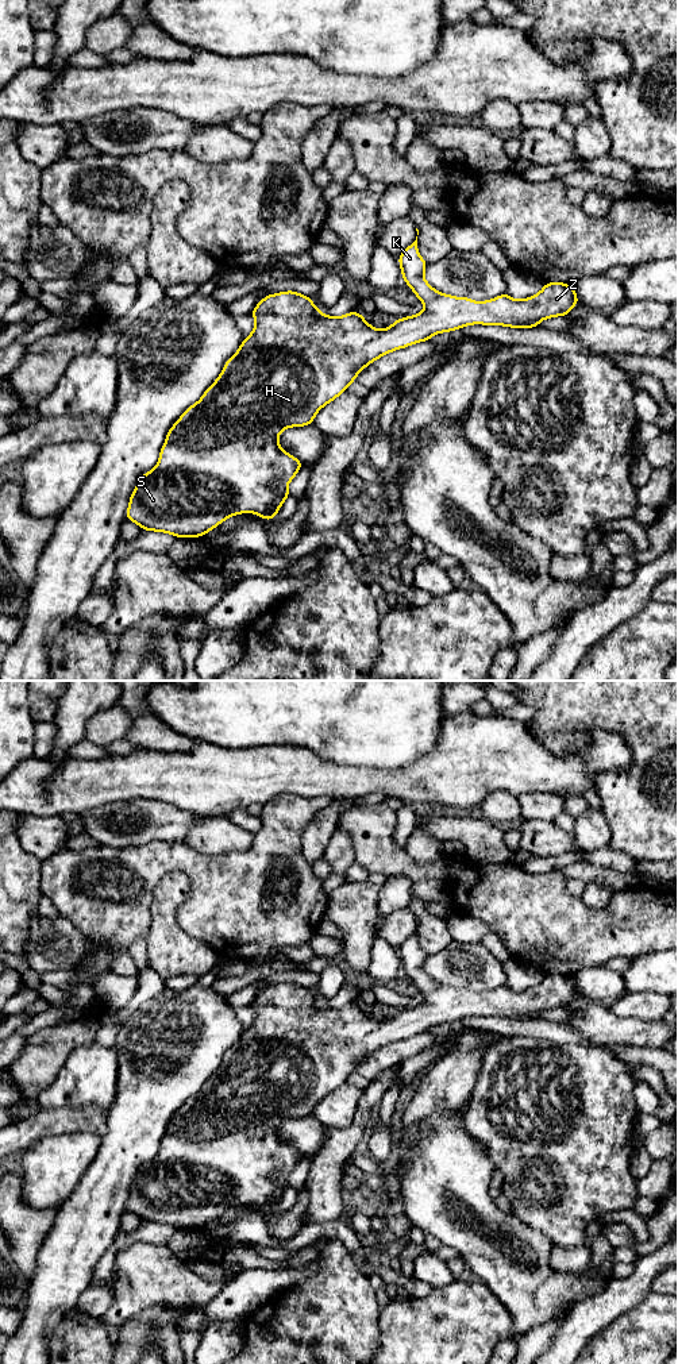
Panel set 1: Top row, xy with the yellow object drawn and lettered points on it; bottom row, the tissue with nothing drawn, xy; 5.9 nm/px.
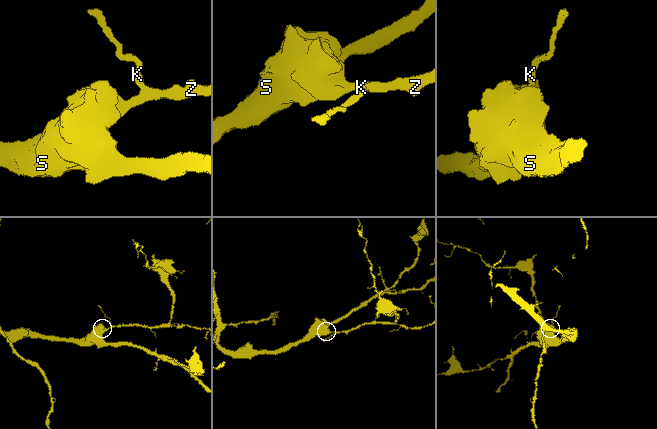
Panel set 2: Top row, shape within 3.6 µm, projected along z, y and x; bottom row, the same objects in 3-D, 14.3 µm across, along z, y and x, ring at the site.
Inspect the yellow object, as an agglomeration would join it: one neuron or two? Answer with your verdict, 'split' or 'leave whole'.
leave whole

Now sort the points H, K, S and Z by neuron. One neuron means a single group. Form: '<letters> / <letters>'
H K S Z

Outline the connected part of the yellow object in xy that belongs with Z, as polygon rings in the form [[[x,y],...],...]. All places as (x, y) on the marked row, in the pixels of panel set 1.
[[[416,240],[397,258],[401,276],[408,288],[424,303],[424,311],[396,320],[390,327],[377,330],[359,312],[339,317],[323,315],[312,298],[293,290],[269,294],[259,300],[250,313],[255,319],[254,331],[243,339],[239,350],[224,363],[216,381],[203,397],[190,405],[169,429],[155,467],[143,474],[130,496],[126,519],[142,529],[166,532],[176,537],[199,537],[220,523],[239,513],[257,513],[274,520],[284,501],[290,496],[288,483],[303,467],[280,447],[278,436],[285,428],[312,424],[316,413],[347,390],[357,381],[357,374],[375,359],[398,348],[429,340],[440,332],[461,330],[471,324],[535,328],[544,319],[567,316],[579,304],[573,285],[546,282],[544,288],[524,300],[515,300],[506,293],[482,303],[467,297],[454,297],[435,290],[425,280],[427,262],[420,257]]]

